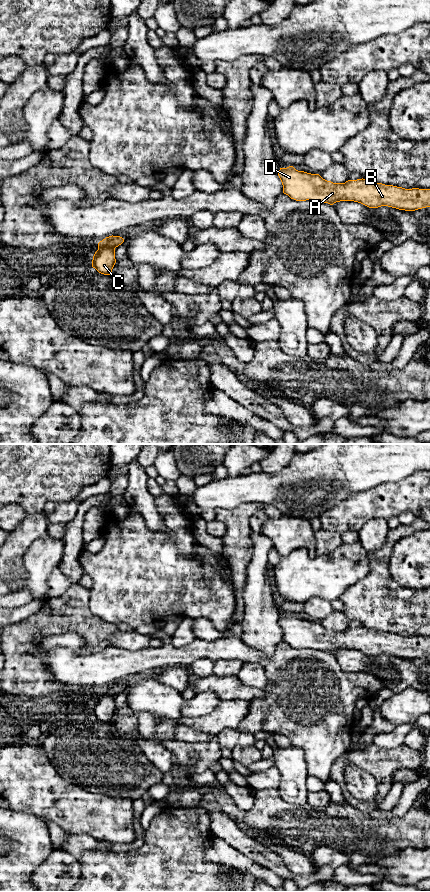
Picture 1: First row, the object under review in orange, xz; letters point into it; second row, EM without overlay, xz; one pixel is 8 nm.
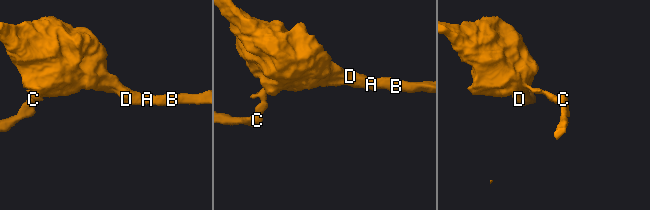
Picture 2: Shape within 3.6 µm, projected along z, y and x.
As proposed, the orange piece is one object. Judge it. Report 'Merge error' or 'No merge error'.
Merge error

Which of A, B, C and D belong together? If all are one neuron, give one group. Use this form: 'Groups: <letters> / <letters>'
Groups: A B D / C

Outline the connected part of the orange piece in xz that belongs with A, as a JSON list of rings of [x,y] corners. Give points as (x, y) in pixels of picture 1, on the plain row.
[[[293,614],[280,616],[278,624],[283,633],[283,641],[296,649],[317,649],[333,653],[340,649],[354,649],[369,656],[388,654],[405,659],[415,659],[430,655],[430,637],[405,637],[393,633],[385,633],[365,627],[348,628],[345,631],[333,631],[323,627],[319,622],[298,619]]]

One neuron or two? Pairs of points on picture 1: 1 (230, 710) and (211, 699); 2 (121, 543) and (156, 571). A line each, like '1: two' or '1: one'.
1: two
2: one

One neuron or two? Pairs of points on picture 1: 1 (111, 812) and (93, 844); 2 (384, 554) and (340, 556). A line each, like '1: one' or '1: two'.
1: two
2: two

